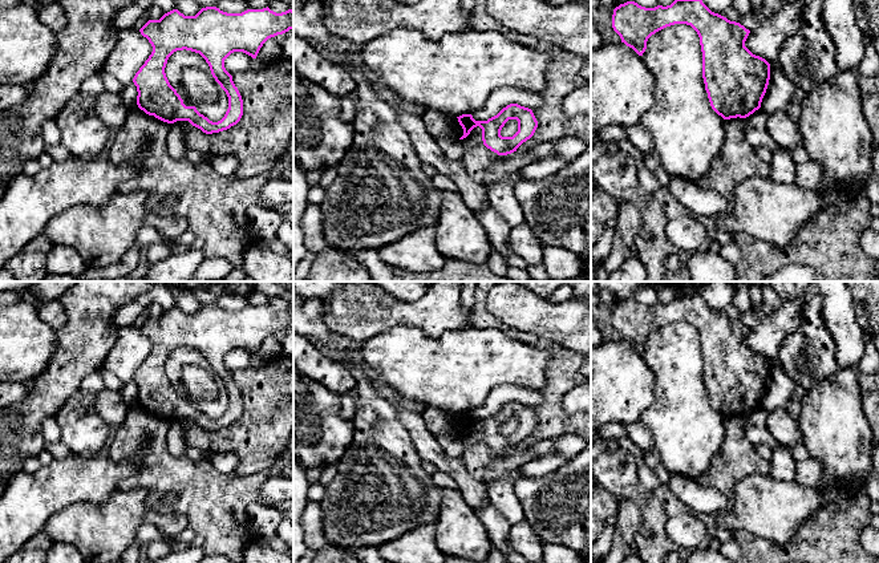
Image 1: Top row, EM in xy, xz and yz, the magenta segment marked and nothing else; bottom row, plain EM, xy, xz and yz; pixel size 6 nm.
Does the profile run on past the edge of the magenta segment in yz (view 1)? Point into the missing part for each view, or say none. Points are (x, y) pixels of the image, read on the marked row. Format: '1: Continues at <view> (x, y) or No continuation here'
1: No continuation here

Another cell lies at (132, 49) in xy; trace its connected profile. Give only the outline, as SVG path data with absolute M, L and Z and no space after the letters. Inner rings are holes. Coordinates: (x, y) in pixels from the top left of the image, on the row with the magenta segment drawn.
M133 27L122 29L104 69L122 84L129 84L151 52L151 44L141 35L139 29Z

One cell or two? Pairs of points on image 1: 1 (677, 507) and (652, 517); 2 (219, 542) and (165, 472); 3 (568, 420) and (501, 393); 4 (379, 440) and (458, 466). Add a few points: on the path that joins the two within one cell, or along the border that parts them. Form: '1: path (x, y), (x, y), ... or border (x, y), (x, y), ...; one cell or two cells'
1: path (671, 506), (663, 506), (659, 510); one cell
2: path (218, 525), (182, 489); one cell
3: border (541, 391), (542, 400), (531, 406); two cells
4: border (402, 425), (422, 460); two cells

